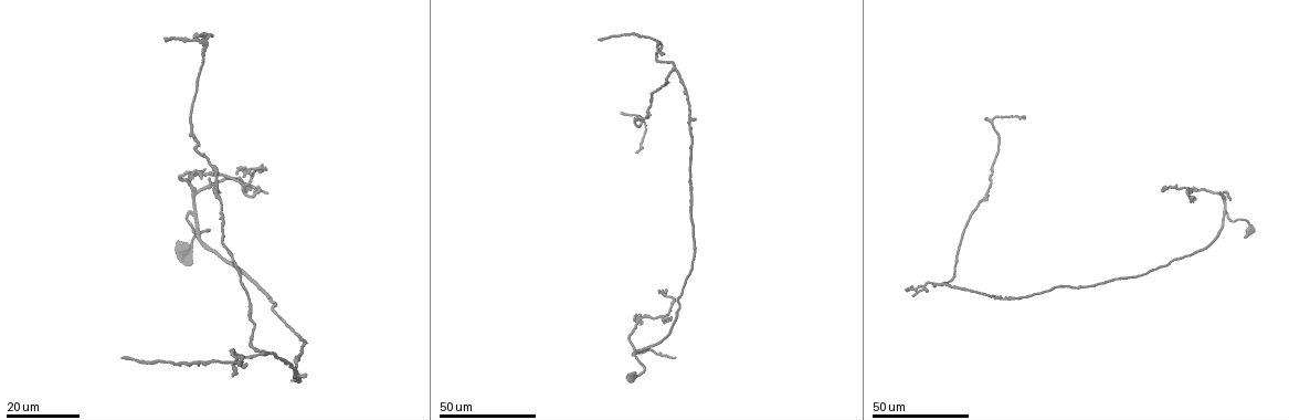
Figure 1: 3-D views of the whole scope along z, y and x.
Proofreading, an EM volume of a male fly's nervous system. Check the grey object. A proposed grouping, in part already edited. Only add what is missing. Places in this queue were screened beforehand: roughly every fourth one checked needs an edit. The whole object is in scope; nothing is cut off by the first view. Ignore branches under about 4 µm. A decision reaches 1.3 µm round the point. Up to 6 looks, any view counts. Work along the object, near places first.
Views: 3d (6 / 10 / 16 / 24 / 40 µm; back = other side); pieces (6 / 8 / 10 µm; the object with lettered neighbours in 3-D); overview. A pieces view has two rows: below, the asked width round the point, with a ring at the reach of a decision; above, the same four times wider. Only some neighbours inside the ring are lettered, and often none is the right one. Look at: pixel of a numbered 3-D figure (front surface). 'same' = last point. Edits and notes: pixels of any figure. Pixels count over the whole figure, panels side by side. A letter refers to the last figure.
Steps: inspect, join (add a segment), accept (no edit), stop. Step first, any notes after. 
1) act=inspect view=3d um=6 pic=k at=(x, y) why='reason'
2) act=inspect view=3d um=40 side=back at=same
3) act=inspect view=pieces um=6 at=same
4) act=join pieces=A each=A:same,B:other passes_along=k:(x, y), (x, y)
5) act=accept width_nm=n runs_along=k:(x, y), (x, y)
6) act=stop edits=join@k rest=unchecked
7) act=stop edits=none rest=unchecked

act=inspect view=3d um=24 pic=1 at=(1231, 200) why='thin end'

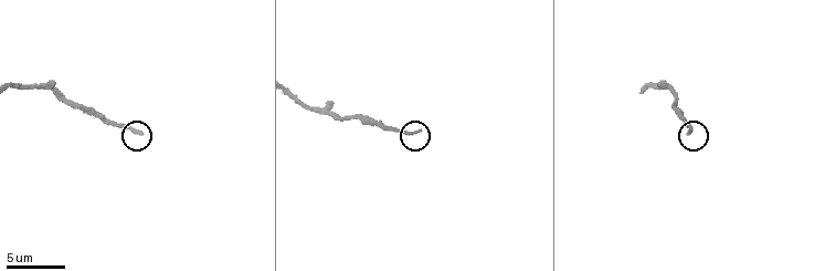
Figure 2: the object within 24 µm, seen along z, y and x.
act=inspect view=pieces um=8 pic=2 at=(416, 131)

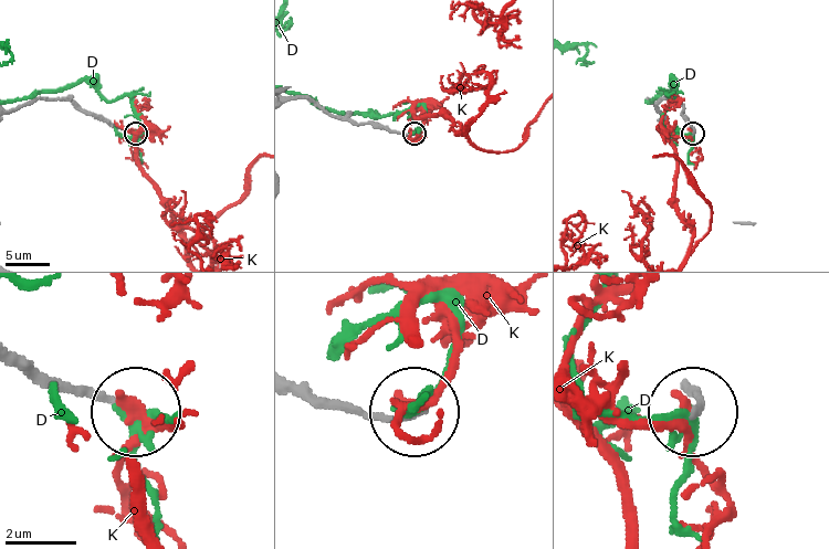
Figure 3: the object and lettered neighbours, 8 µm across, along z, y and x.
act=accept each=D:other,K:other found='none of them fits'

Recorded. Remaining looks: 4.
act=inspect view=3d um=40 pic=1 at=(1219, 194) why='branch stops here'

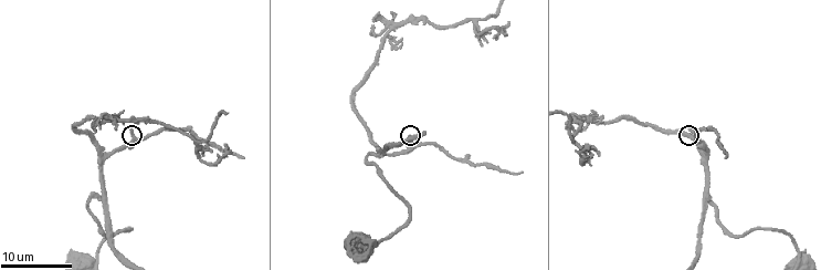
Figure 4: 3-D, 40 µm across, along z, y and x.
act=inspect view=pieces um=6 pic=4 at=(690, 131)

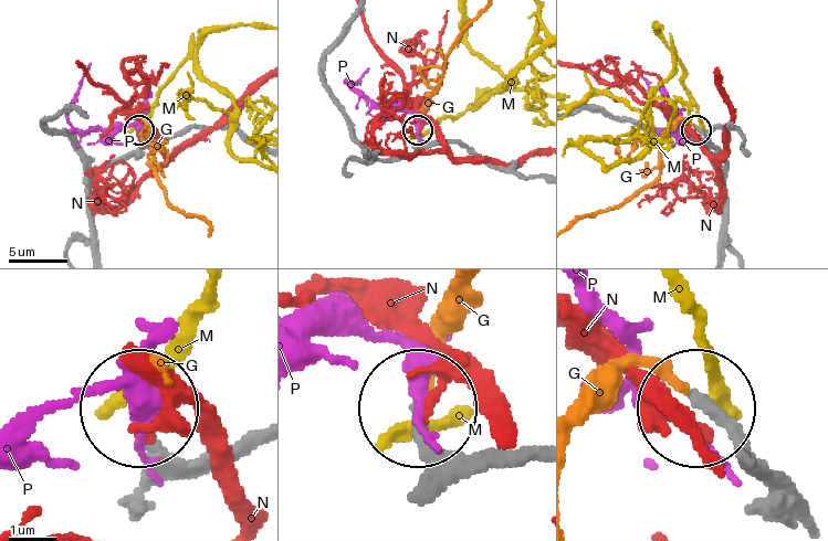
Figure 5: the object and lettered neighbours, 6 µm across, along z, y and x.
act=join pieces=G each=G:same,M:other,N:other,P:other found='the neuron continues'

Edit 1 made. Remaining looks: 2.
act=stop edits=join@5 rest=unchecked

